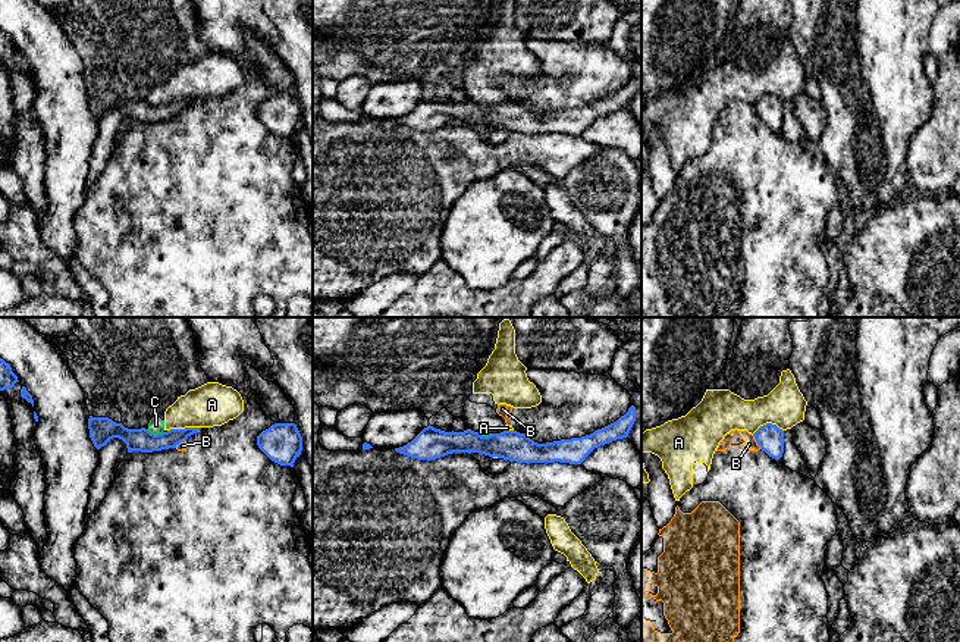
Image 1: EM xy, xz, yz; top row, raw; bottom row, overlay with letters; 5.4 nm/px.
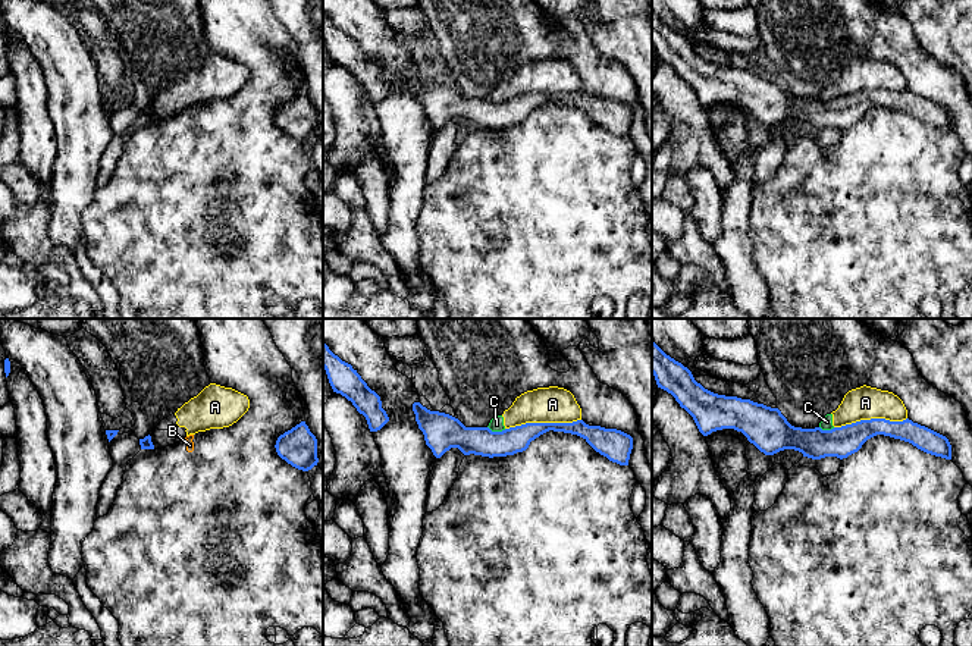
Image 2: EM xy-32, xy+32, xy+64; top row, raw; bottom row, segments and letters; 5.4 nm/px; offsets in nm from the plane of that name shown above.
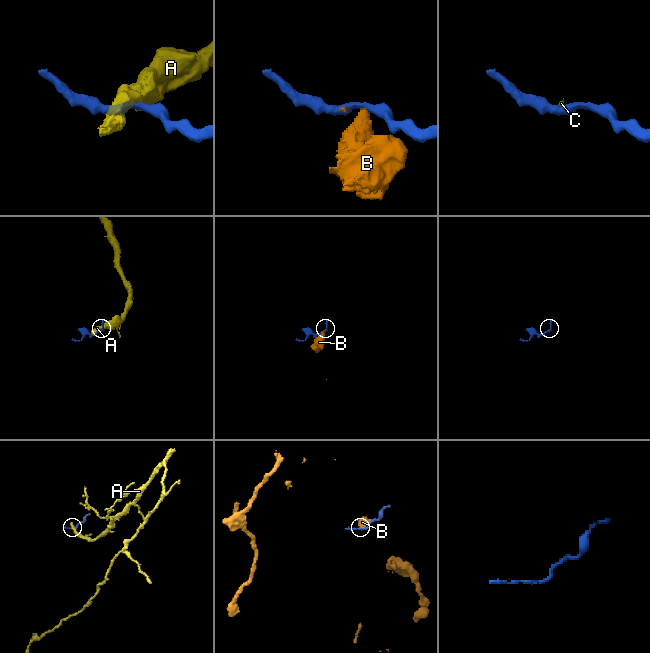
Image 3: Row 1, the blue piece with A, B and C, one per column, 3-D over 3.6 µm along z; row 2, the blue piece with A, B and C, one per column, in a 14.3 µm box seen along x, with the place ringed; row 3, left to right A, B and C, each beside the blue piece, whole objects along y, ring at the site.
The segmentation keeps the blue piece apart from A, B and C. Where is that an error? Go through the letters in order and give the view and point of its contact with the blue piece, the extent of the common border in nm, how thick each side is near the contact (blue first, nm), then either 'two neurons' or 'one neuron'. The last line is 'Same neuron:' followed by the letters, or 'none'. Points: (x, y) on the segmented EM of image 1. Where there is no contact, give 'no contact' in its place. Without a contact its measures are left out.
A: xy (185, 428) | 190 nm | 130/240 nm | two neurons
B: yz (756, 441) | 90 nm | 150/70 nm | two neurons
C: xy (153, 434) | 90 nm | 130/90 nm | two neurons
Same neuron: none

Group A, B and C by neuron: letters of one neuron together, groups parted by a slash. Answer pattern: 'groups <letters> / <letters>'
groups A C / B

